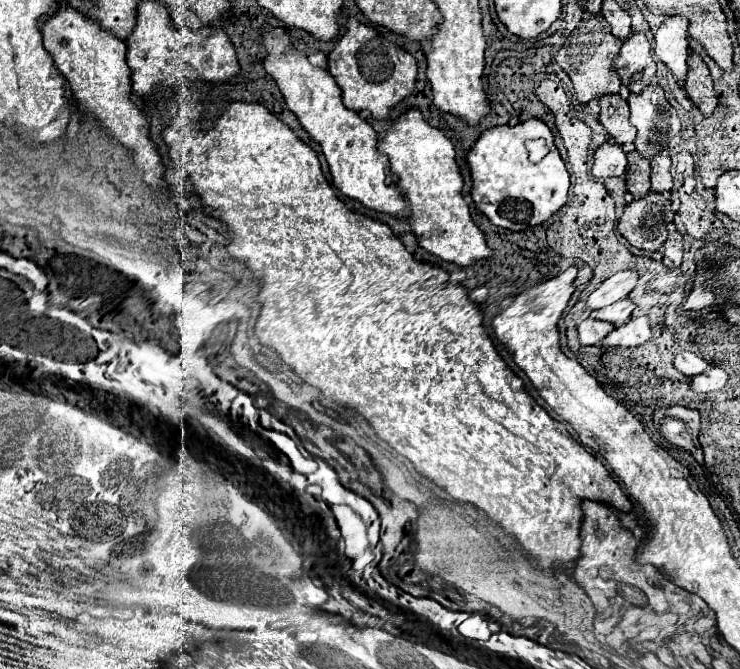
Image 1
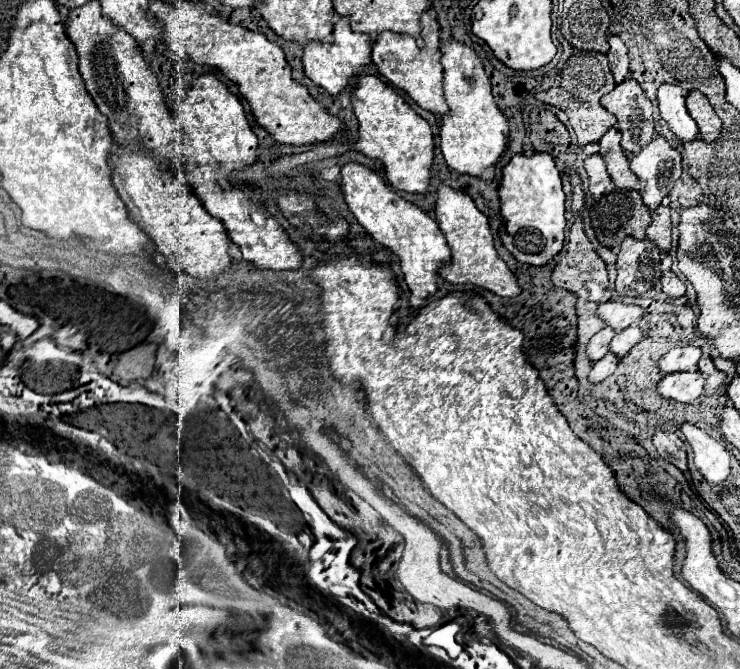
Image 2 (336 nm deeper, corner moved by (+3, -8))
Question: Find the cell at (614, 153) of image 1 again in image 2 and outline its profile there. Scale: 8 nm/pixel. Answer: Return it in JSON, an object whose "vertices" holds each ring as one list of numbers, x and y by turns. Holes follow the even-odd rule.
{"vertices":[[602,154,588,156,586,162,584,162,584,168,586,168,588,178,590,178,590,192,592,192,592,196,602,196,608,190,608,186,612,184,612,178,608,176,606,162,604,162]]}

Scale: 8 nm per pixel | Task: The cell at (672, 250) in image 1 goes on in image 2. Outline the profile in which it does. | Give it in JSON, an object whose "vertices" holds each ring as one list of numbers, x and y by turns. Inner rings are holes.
{"vertices":[[672,270,664,272,662,278,660,278,660,282,662,282,662,292,668,294,668,296,674,296,676,298,676,296,684,296,686,294,684,282]]}

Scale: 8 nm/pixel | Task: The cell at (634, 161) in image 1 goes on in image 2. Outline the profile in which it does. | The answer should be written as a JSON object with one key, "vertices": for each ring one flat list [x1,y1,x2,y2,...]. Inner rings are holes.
{"vertices":[[614,188,594,204,592,212,592,228,600,244,610,248,618,248,624,236,644,238,650,220,650,210,638,190]]}

